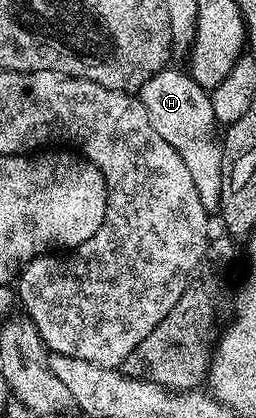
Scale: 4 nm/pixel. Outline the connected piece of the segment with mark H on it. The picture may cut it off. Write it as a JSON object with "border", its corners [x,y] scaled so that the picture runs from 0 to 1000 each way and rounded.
{"border":[[[648,158],[609,172],[543,213],[543,237],[574,263],[574,282],[590,282],[590,301],[605,301],[605,313],[664,349],[684,349],[699,378],[715,378],[746,428],[762,435],[762,455],[777,455],[777,483],[793,483],[805,507],[832,512],[863,495],[879,378],[840,263],[824,263],[824,227],[805,211],[738,184],[734,170],[707,165],[703,172],[676,160]]]}

